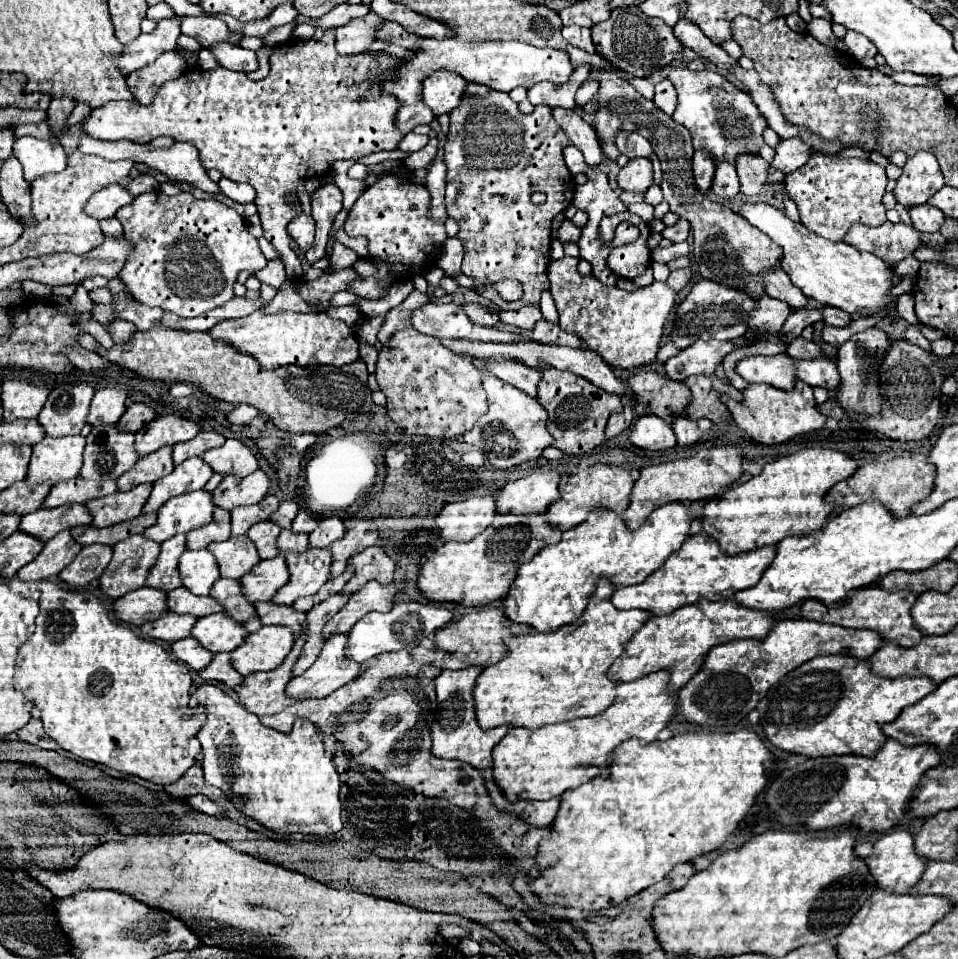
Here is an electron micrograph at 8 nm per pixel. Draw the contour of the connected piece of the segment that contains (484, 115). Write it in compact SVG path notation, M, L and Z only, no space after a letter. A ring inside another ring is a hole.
M466 83L460 105L450 111L450 131L444 145L444 163L448 167L446 209L460 225L458 237L464 241L466 249L462 273L478 281L488 281L482 289L478 289L478 293L496 303L500 309L522 309L524 305L538 303L542 289L548 289L546 269L550 263L550 223L556 213L564 211L572 203L576 189L562 159L562 147L568 143L568 135L558 127L558 123L554 123L548 107L538 107L532 115L524 115L508 93L498 93L480 83ZM536 191L546 195L544 205L534 205L530 201L530 195ZM502 279L520 281L524 287L522 299L500 299L500 293L492 287L492 283Z

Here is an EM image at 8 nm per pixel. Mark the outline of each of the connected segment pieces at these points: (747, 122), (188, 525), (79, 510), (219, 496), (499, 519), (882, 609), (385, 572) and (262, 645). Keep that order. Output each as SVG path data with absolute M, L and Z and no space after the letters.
M684 63L682 65L668 65L668 79L678 91L678 103L674 111L674 121L682 123L692 133L694 149L704 147L710 151L714 161L730 161L734 163L738 153L750 151L758 153L760 145L764 143L762 131L766 129L766 119L750 101L746 91L740 91L732 85L724 75L704 69L704 71L690 71Z
M206 489L172 497L158 511L156 525L148 527L144 535L148 535L148 539L162 543L176 533L188 533L194 527L210 523L214 507L216 505L212 503L212 491Z
M68 503L54 509L40 507L34 513L28 513L22 517L20 531L30 533L38 537L40 541L52 539L56 533L76 527L76 525L88 525L92 523L92 515L86 509L84 503Z
M256 469L252 475L246 477L226 475L214 489L214 503L228 511L238 505L254 505L262 501L262 497L268 493L268 487L270 479L262 469Z
M498 513L494 523L486 527L478 537L466 543L448 541L438 547L432 557L422 565L418 587L430 601L456 601L462 605L488 605L490 601L508 595L510 583L518 567L530 561L542 547L558 543L562 531L548 525L546 513L538 515L514 515Z
M870 585L870 587L856 589L852 599L848 599L844 605L838 605L838 607L826 607L818 599L804 601L802 603L802 617L812 619L812 621L822 621L822 623L834 623L834 625L842 625L842 627L852 627L852 629L864 629L864 627L874 629L886 641L898 643L902 647L914 647L922 639L922 633L914 627L914 621L910 615L910 609L916 599L918 599L918 595L914 595L910 591L890 593L878 585Z
M378 545L366 547L364 551L352 555L350 565L354 565L356 573L344 587L348 595L352 595L352 591L358 591L358 587L362 587L370 579L378 579L380 583L390 583L394 579L396 563Z
M266 625L250 633L238 651L232 651L234 669L240 675L270 671L282 663L294 645L294 631L286 625Z

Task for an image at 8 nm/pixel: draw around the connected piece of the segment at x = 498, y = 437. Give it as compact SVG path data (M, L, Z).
M484 375L482 385L488 395L488 413L478 421L478 427L464 433L464 441L484 451L496 469L514 469L540 457L542 449L552 443L552 435L546 431L546 411L538 399L494 375Z

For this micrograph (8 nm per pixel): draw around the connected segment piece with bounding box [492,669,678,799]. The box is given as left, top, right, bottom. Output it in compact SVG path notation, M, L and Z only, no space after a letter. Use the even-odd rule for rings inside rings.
M670 669L650 673L638 681L620 683L616 701L594 717L550 723L540 729L510 727L506 737L494 747L494 779L508 799L552 799L574 789L594 775L610 769L610 755L626 739L638 737L650 743L670 723L678 711L678 695L670 691Z

